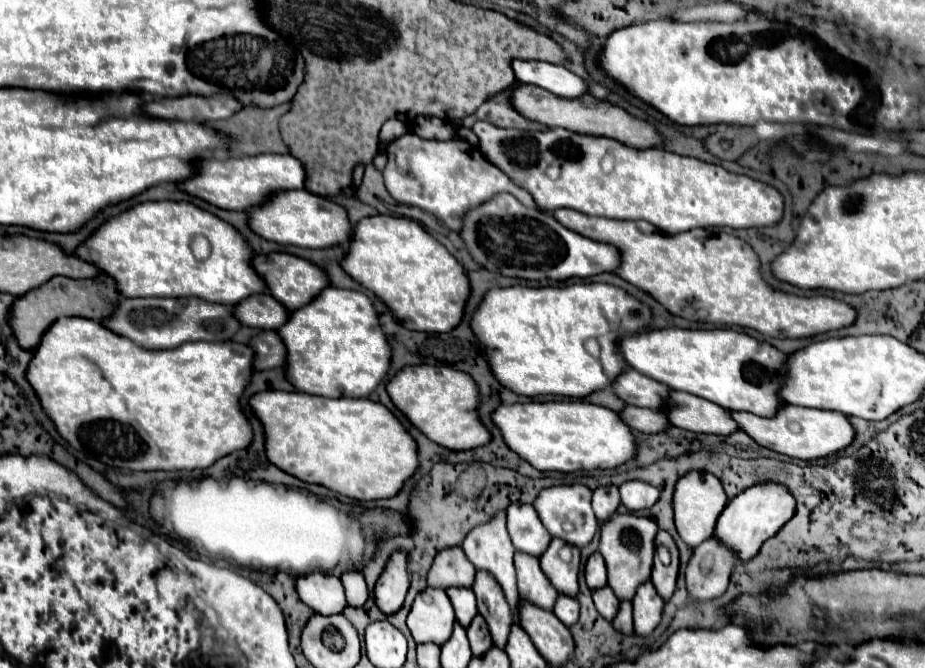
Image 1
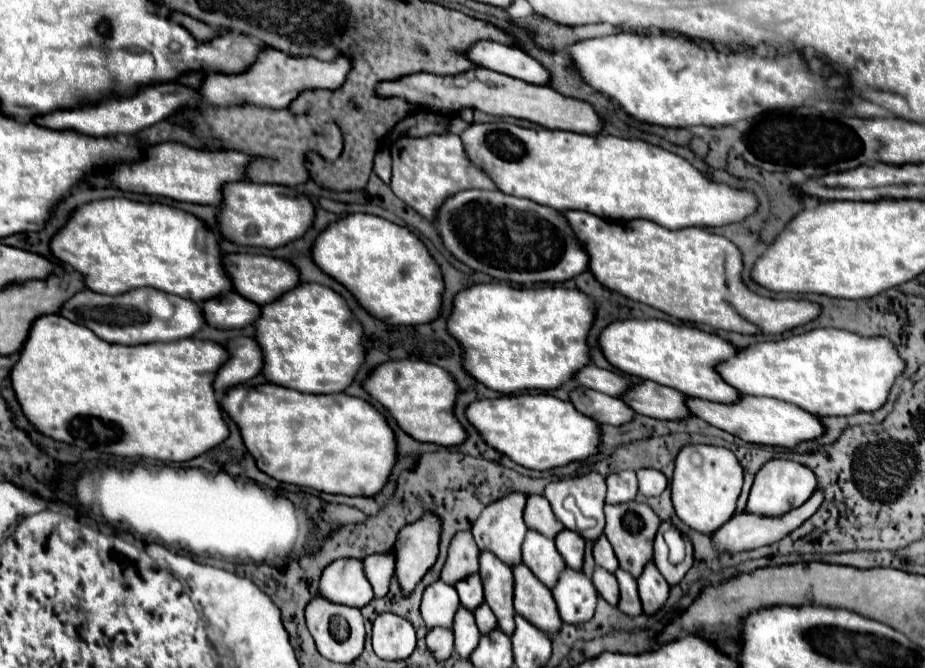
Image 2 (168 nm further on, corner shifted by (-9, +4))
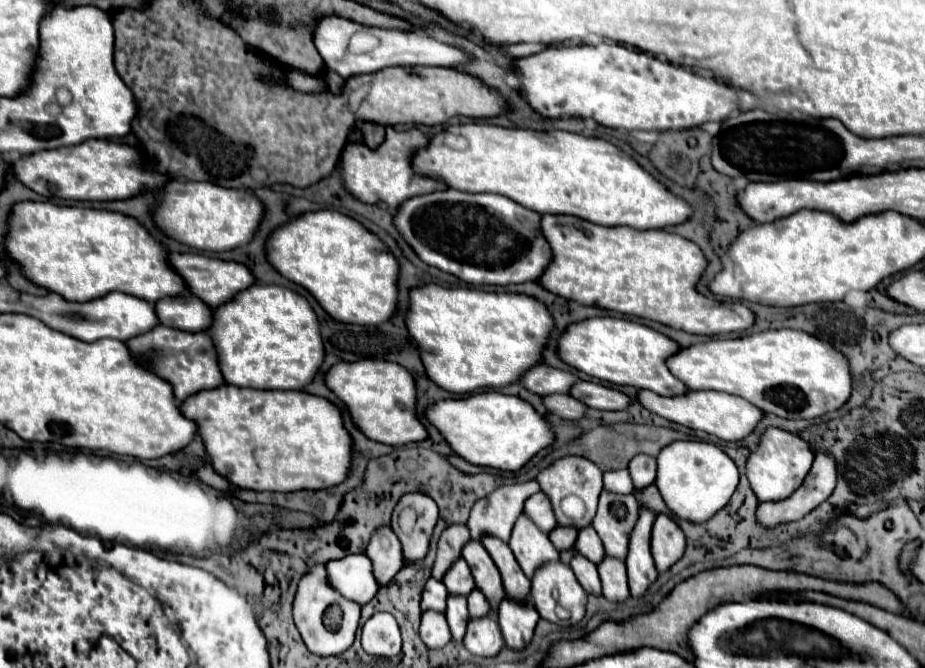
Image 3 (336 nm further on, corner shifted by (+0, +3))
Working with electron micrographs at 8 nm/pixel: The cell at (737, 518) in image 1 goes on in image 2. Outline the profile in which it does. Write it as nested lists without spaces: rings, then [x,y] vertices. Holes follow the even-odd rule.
[[[771,460],[755,474],[745,512],[755,512],[757,516],[783,516],[783,512],[791,512],[791,508],[805,504],[815,490],[817,480],[809,468],[791,460]]]

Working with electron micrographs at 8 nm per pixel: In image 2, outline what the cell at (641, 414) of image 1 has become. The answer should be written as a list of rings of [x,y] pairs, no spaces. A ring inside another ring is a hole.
[[[577,388],[571,392],[571,404],[585,416],[591,416],[593,420],[601,424],[621,426],[631,420],[635,420],[635,410],[631,410],[629,404],[623,404],[621,398],[611,398],[607,394]]]

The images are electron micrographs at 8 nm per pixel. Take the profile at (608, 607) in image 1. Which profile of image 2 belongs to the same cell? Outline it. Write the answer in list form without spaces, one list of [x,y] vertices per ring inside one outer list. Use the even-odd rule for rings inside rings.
[[[595,568],[593,584],[595,584],[597,592],[605,598],[607,604],[617,606],[617,602],[619,602],[619,584],[617,584],[617,580],[615,580],[613,574],[605,572],[603,568]]]

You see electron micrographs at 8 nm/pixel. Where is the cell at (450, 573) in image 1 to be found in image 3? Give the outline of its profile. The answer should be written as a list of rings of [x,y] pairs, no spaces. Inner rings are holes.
[[[450,525],[448,529],[442,531],[440,541],[438,541],[438,555],[432,567],[432,577],[442,581],[444,573],[450,569],[450,565],[460,559],[462,547],[470,541],[470,531],[466,525]]]

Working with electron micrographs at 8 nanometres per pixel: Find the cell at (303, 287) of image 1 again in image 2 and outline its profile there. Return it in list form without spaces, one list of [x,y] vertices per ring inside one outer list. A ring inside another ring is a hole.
[[[225,254],[223,262],[225,262],[227,274],[233,280],[235,292],[239,292],[241,296],[261,306],[279,300],[279,296],[287,294],[291,288],[297,288],[301,282],[299,270],[289,260],[283,260],[283,258],[271,258],[261,254]]]

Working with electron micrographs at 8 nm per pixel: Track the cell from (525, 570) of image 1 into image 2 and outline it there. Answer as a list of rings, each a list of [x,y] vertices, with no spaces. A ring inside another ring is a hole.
[[[527,532],[523,542],[523,564],[549,588],[553,590],[561,572],[565,570],[565,562],[559,556],[553,540],[541,536],[539,532]]]

